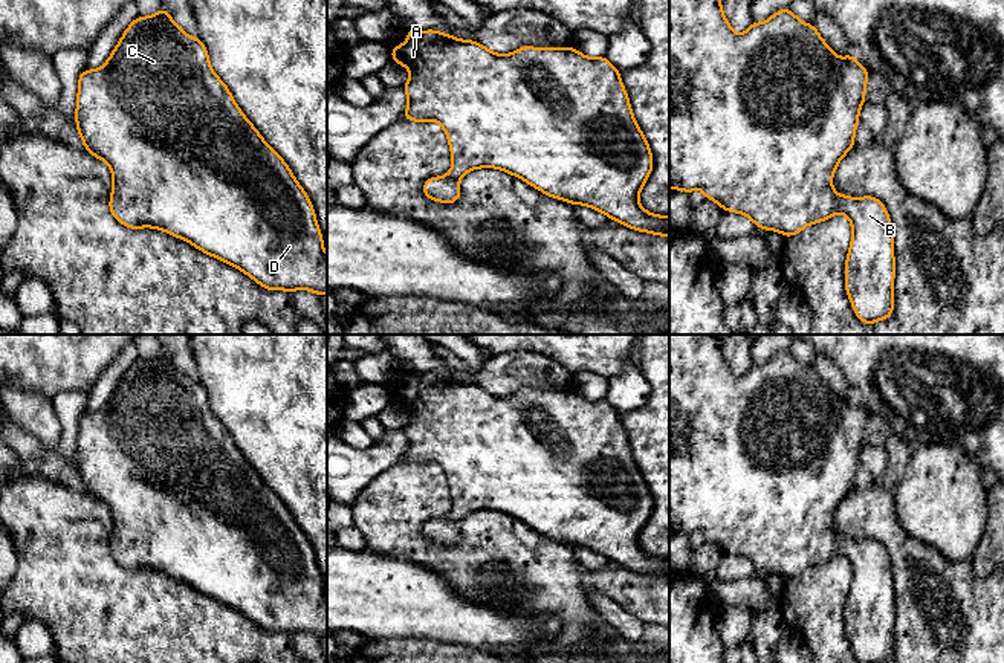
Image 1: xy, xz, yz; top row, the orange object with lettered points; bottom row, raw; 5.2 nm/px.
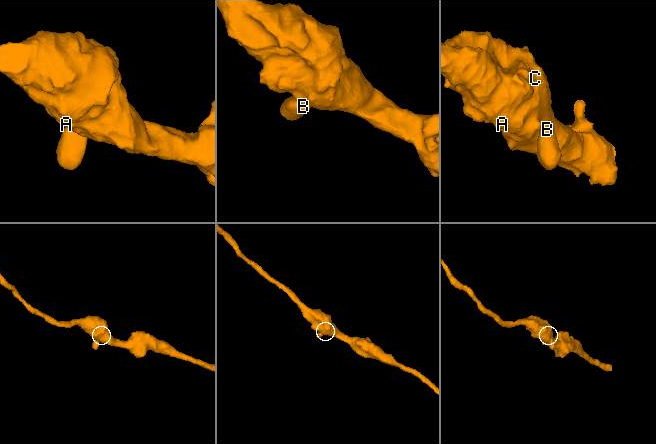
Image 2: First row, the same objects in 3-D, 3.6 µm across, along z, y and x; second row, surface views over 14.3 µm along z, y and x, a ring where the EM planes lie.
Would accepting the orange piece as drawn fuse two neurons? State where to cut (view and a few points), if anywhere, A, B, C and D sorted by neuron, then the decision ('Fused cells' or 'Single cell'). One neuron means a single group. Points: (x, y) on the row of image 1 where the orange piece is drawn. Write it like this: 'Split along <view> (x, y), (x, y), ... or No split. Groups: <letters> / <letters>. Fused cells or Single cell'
No split. Groups: A B C D. Single cell

